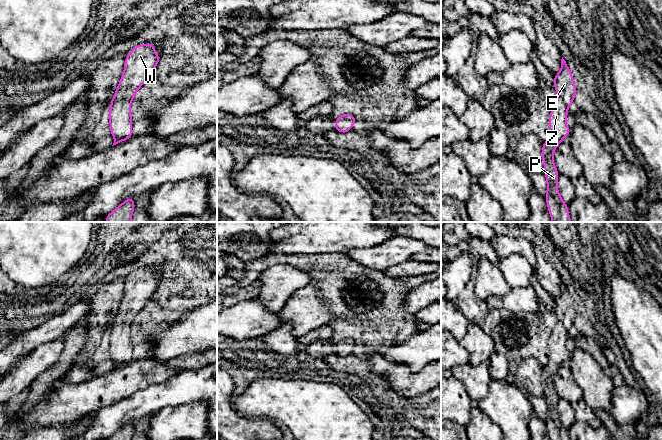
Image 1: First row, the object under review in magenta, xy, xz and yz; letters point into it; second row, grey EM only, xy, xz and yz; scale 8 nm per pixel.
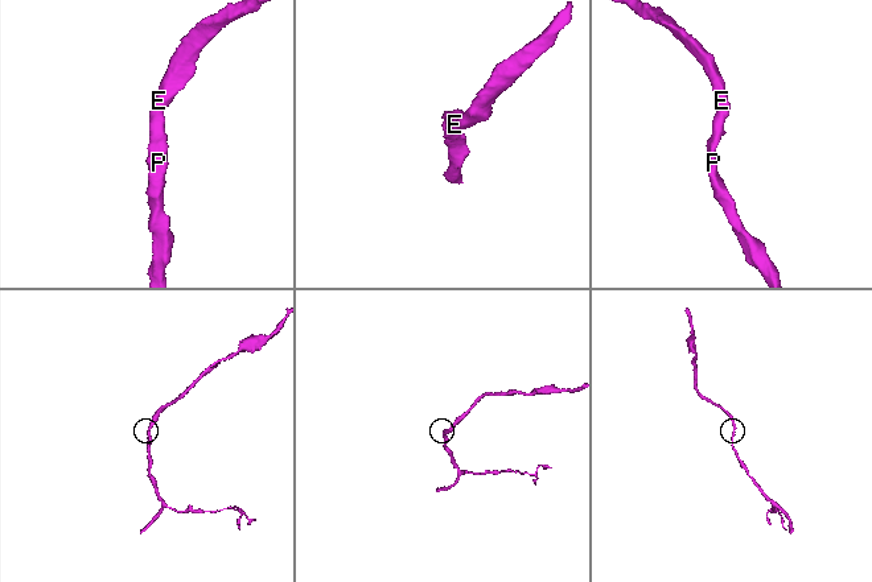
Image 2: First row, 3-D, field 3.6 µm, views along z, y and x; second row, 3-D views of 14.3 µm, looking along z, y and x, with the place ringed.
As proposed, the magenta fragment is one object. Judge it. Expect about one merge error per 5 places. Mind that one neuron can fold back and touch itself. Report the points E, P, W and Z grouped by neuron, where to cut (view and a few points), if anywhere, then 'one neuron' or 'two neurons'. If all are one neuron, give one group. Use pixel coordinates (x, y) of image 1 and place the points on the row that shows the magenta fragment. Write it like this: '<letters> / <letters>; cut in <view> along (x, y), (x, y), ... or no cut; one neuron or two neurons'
E P W Z; no cut; one neuron

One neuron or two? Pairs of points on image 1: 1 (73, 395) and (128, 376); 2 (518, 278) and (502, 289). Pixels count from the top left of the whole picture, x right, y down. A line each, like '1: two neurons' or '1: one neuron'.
1: one neuron
2: two neurons

